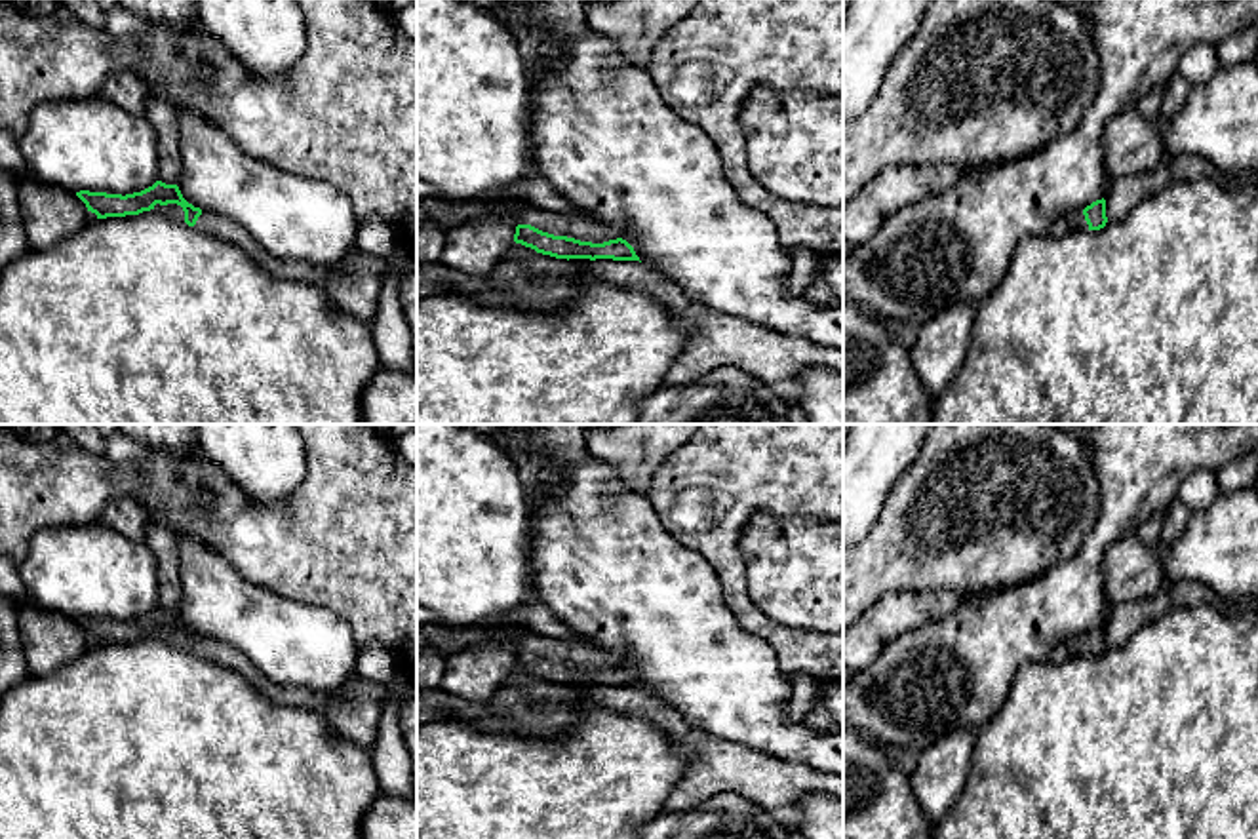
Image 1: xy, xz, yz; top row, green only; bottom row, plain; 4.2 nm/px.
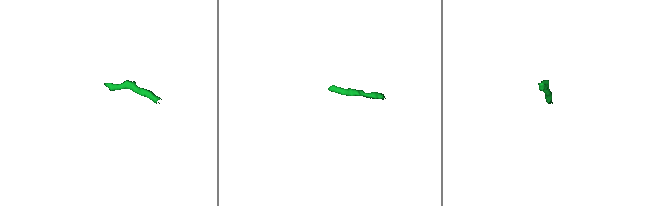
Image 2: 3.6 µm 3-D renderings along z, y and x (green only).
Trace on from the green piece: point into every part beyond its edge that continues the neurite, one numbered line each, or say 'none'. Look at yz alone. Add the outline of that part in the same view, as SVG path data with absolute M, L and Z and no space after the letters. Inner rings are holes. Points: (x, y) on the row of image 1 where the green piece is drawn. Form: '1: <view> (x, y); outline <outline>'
1: yz (1076, 217); outline M1073 209L1066 215L1068 223L1071 228L1077 228L1077 230L1089 230L1089 224L1085 221L1085 215L1083 215L1083 209Z

